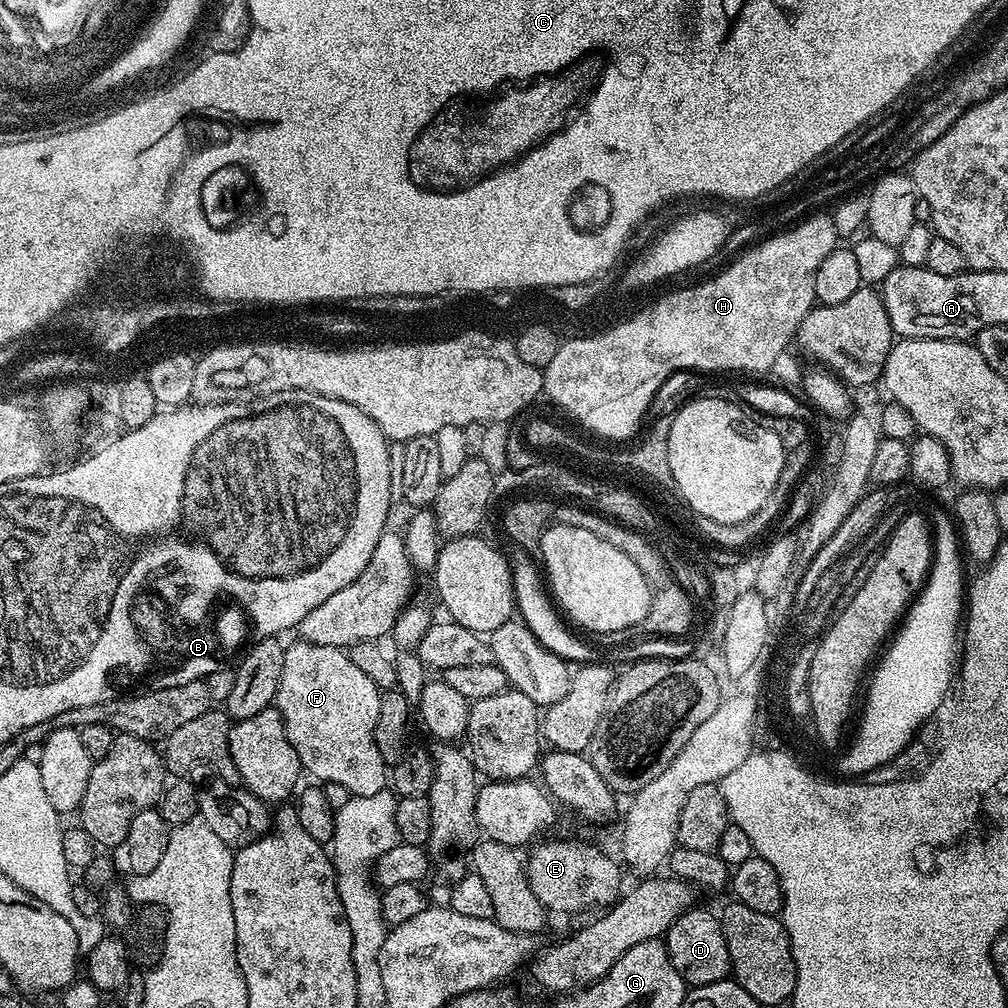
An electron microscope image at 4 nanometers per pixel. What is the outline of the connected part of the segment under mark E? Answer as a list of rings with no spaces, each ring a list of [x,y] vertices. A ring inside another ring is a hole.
[[[547,840],[540,842],[545,844],[537,843],[531,849],[533,852],[527,853],[526,867],[530,890],[534,890],[534,898],[538,898],[538,902],[542,902],[549,913],[584,912],[587,908],[604,910],[620,899],[620,868],[602,849],[595,848],[592,844],[579,844],[576,840]]]

